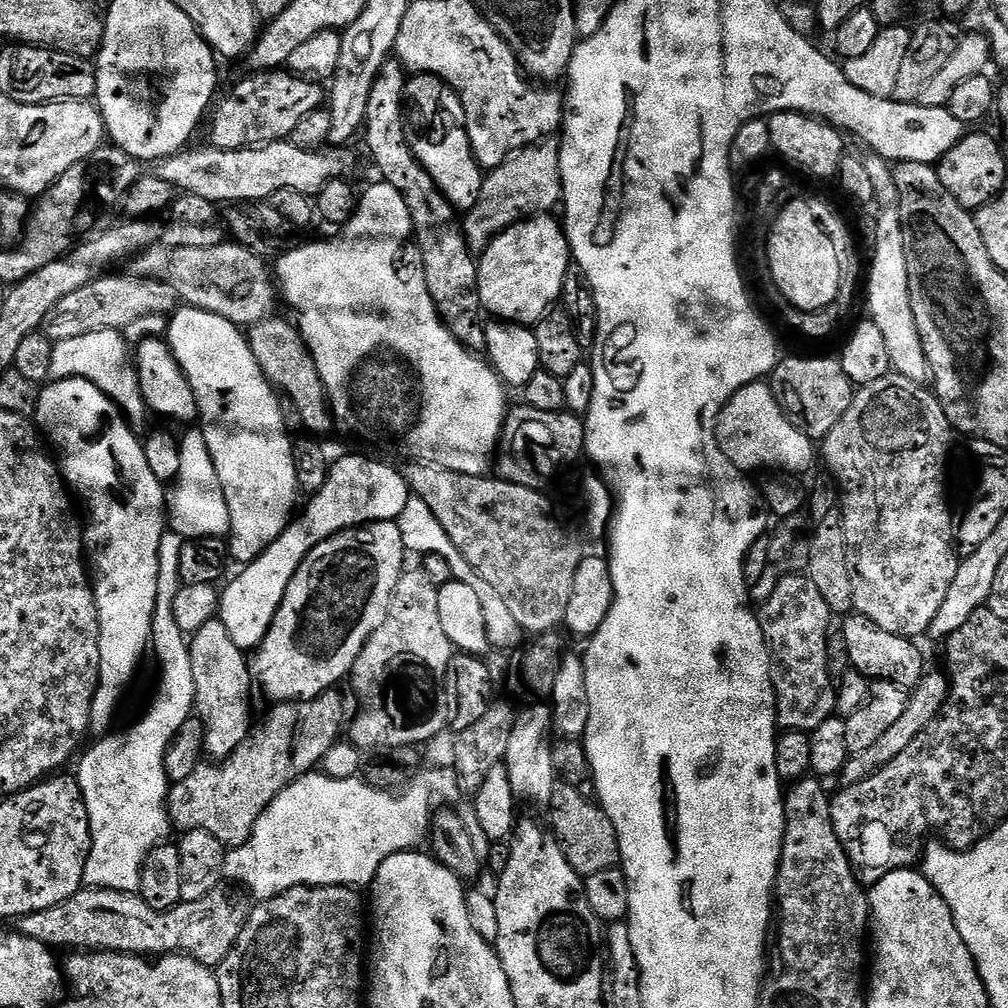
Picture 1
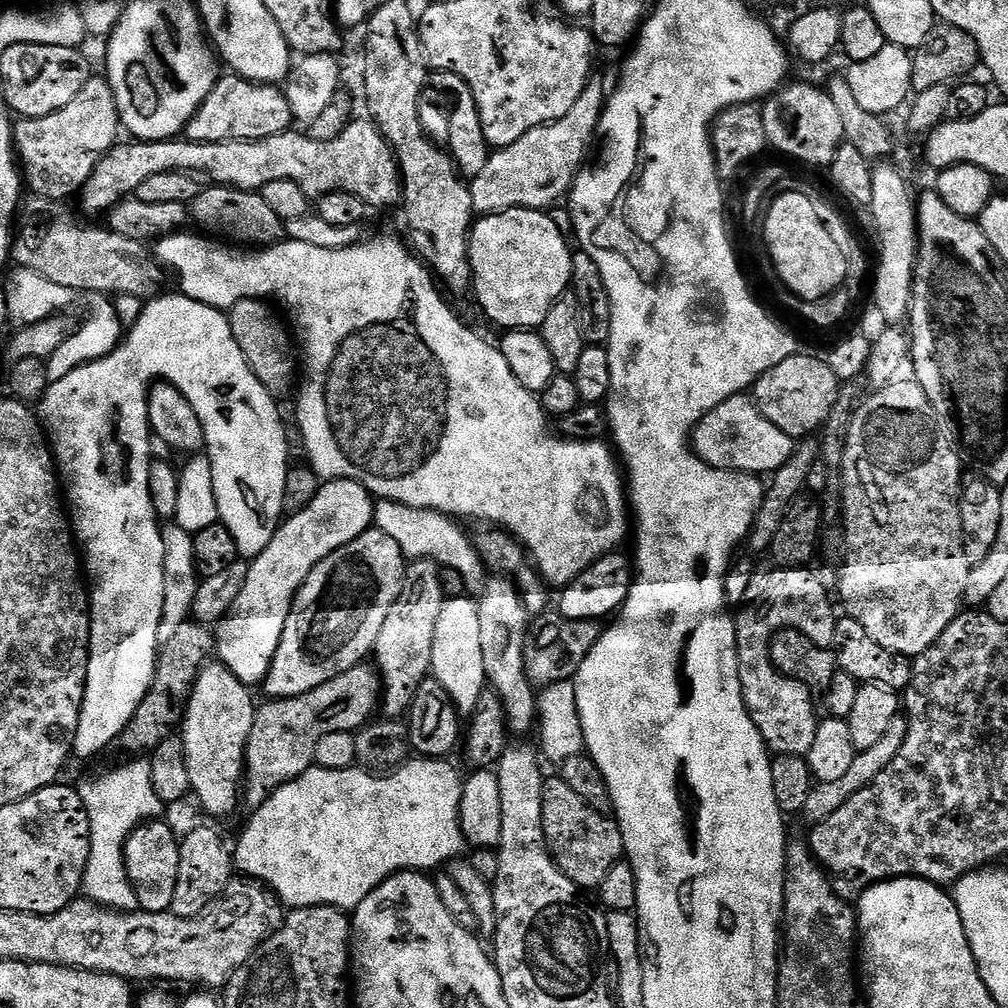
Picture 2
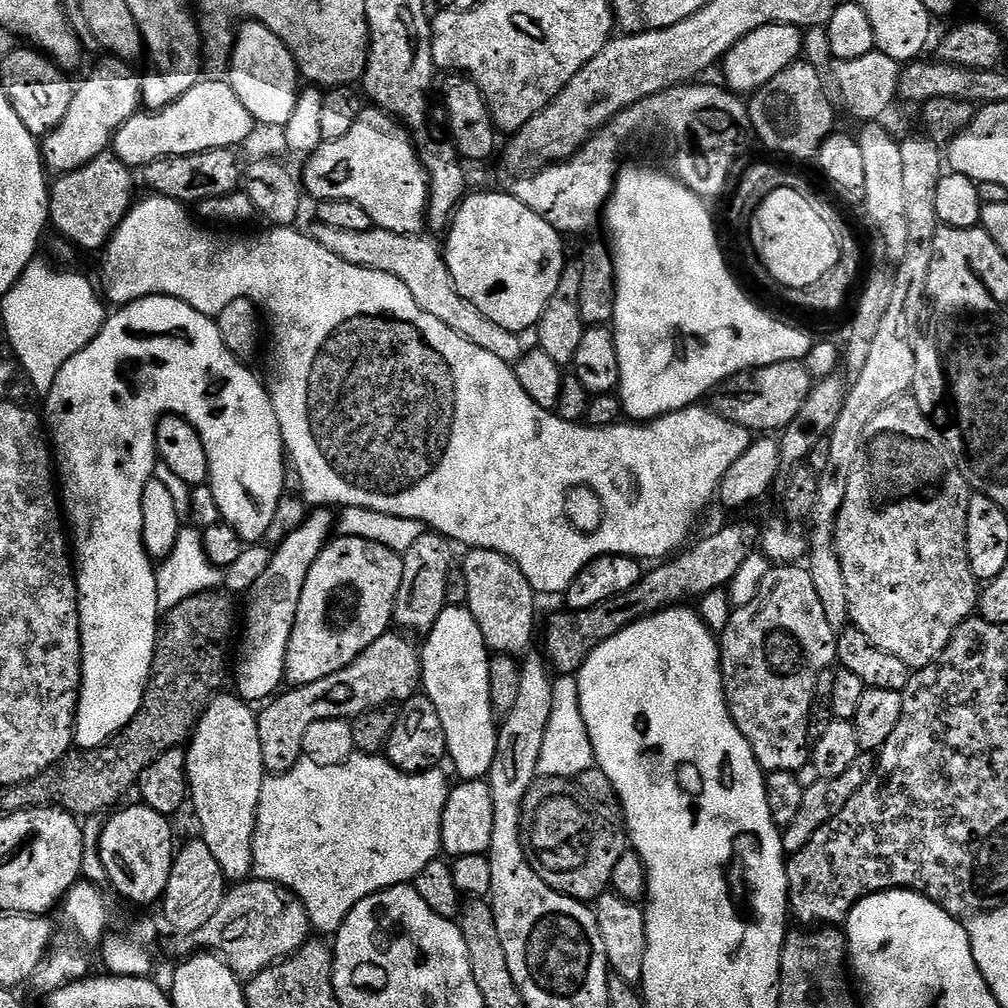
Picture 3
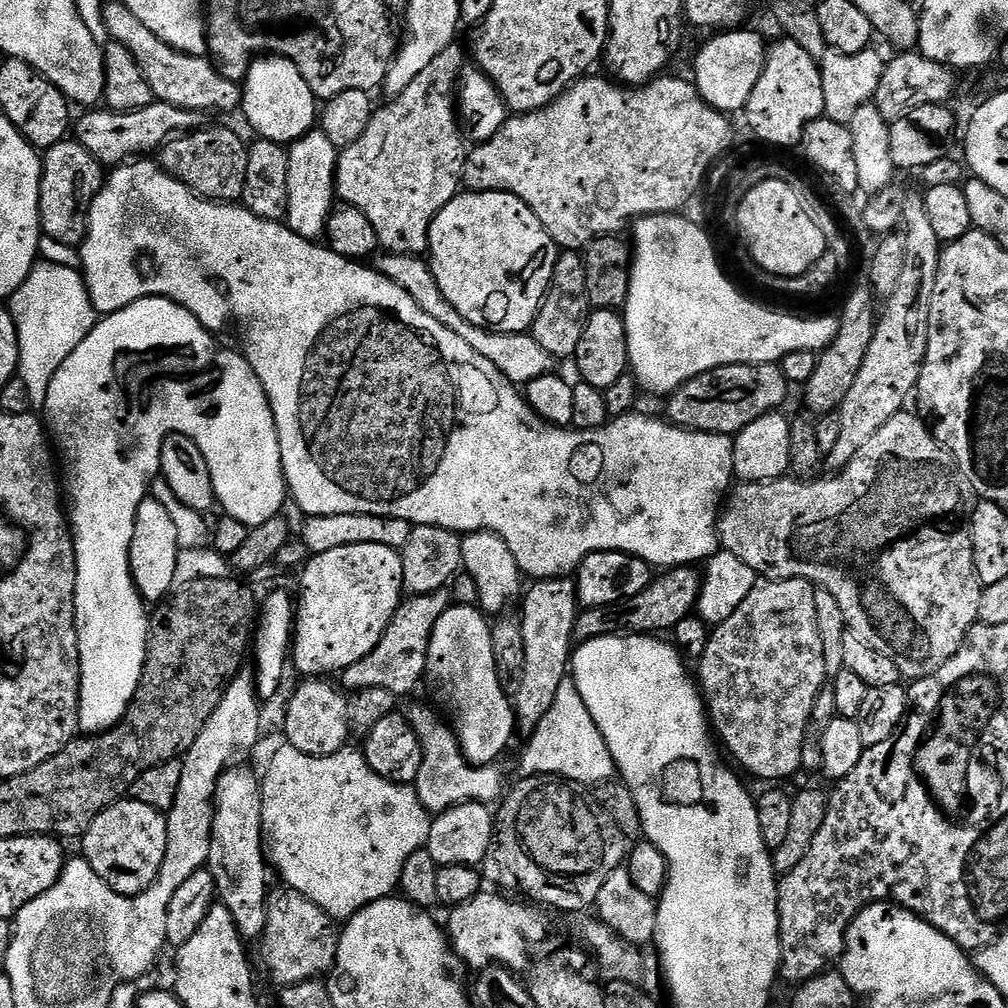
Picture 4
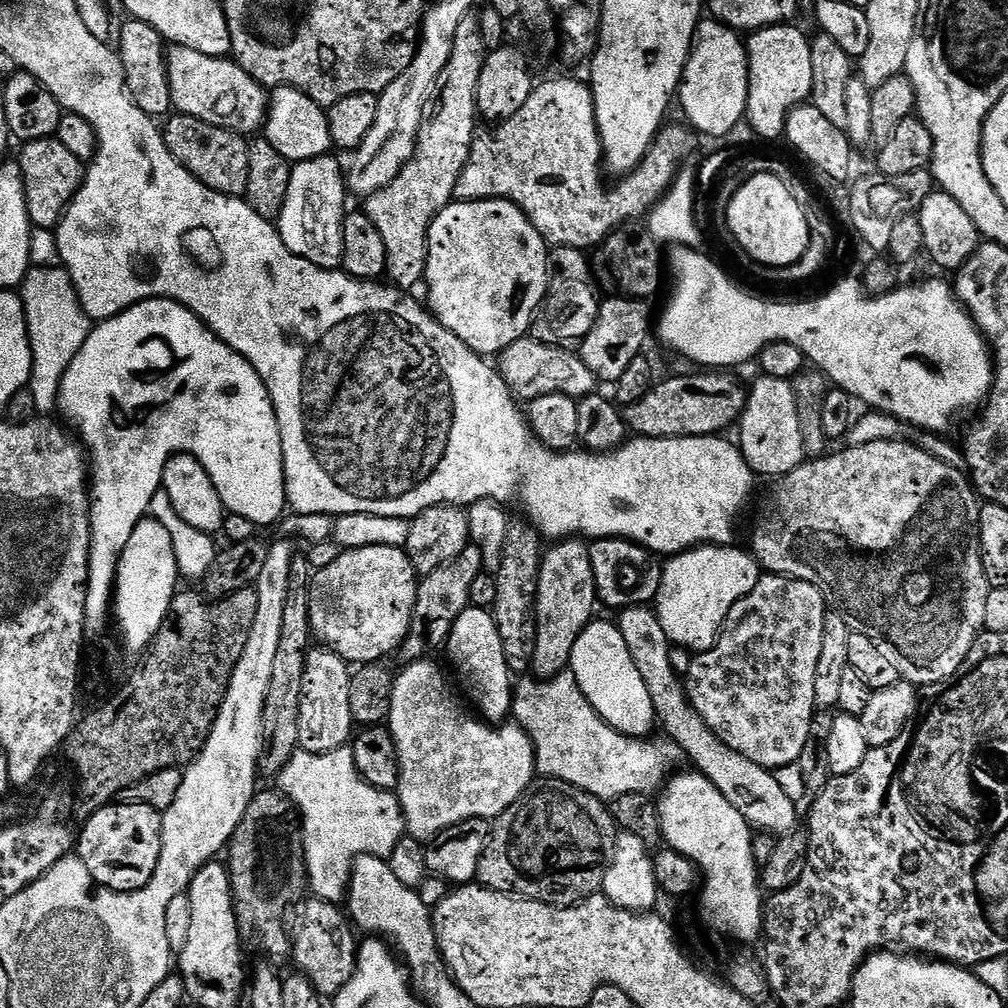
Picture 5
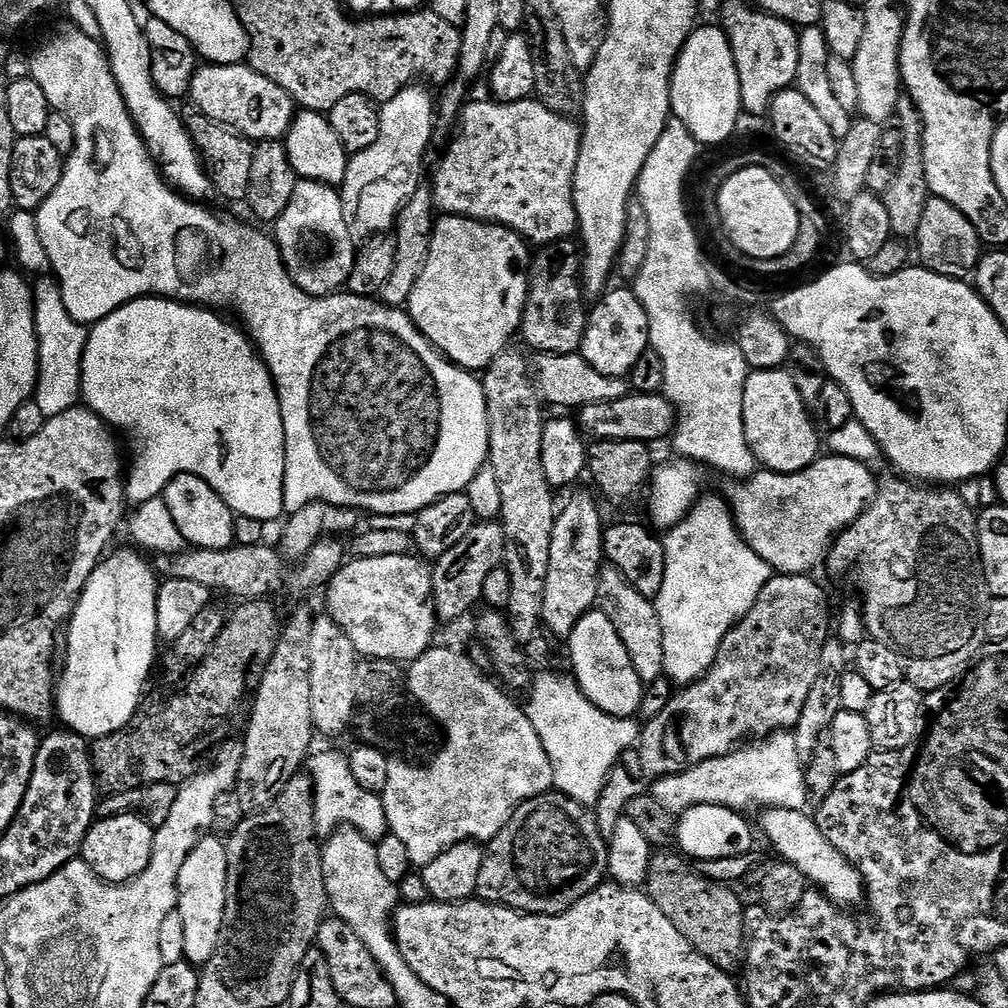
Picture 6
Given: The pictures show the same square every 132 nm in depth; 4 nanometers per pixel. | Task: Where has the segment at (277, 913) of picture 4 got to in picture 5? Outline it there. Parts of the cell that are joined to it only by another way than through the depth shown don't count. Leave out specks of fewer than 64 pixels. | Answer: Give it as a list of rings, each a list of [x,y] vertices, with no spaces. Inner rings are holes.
[[[305,899],[304,917],[300,929],[295,929],[291,959],[296,960],[295,971],[315,986],[324,998],[335,998],[356,973],[357,945],[352,945],[353,925],[349,917],[329,900]]]

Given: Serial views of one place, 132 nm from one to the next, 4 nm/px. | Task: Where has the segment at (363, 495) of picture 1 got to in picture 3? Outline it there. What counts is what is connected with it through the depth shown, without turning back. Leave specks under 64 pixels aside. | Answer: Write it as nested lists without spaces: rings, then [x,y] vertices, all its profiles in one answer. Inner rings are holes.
[[[324,506],[309,511],[302,526],[298,526],[298,530],[290,534],[290,538],[275,545],[270,566],[266,567],[266,572],[254,582],[251,591],[247,593],[248,629],[244,632],[240,665],[237,668],[235,665],[234,668],[235,691],[241,700],[271,701],[285,683],[286,654],[294,618],[298,614],[298,602],[302,598],[302,586],[306,582],[306,574],[310,574],[310,566],[314,566],[318,554],[329,543],[332,530],[334,532],[334,516],[328,512],[331,511]]]

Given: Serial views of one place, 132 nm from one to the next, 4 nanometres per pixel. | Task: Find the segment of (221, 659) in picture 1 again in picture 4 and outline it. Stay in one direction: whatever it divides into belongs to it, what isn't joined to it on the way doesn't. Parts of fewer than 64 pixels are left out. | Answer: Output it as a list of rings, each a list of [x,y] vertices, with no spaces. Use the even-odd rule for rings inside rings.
[[[232,766],[225,771],[224,775],[221,776],[220,782],[216,787],[216,803],[214,805],[214,811],[212,813],[212,841],[210,842],[210,854],[208,855],[208,862],[206,865],[207,871],[211,872],[213,878],[216,879],[216,895],[219,903],[226,906],[226,910],[230,910],[232,915],[232,921],[236,923],[236,929],[241,934],[241,937],[245,941],[251,942],[251,940],[259,941],[264,935],[264,927],[266,926],[266,918],[268,917],[268,893],[270,891],[270,883],[268,884],[268,868],[270,872],[270,864],[266,859],[266,840],[262,835],[262,829],[264,823],[262,822],[262,794],[260,793],[262,784],[248,768],[236,768]]]

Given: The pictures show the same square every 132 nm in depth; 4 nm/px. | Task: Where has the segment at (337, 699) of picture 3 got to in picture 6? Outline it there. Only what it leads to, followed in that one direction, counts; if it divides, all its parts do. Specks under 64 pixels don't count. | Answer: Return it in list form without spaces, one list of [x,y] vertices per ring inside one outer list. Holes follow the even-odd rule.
[[[499,522],[473,524],[458,546],[450,546],[450,550],[431,565],[432,609],[436,612],[437,621],[460,620],[475,604],[479,605],[484,580],[490,575],[490,570],[501,567],[503,563],[504,527]]]

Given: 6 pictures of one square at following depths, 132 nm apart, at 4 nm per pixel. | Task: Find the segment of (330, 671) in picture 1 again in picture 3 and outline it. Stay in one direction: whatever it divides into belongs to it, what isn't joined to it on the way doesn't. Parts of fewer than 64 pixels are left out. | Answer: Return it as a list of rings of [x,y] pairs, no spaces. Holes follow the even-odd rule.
[[[341,535],[336,539],[325,544],[322,551],[318,554],[314,566],[310,566],[310,574],[306,574],[306,582],[302,586],[302,598],[298,602],[298,614],[294,618],[294,626],[292,627],[290,642],[288,643],[288,653],[286,654],[286,666],[284,667],[284,674],[287,683],[292,686],[318,682],[322,678],[330,678],[330,674],[338,674],[338,670],[350,666],[350,662],[354,662],[358,659],[375,640],[382,638],[385,632],[389,631],[390,625],[394,620],[396,595],[402,586],[402,574],[404,573],[404,561],[401,553],[388,549],[386,546],[380,545],[378,542],[368,541],[366,538]]]

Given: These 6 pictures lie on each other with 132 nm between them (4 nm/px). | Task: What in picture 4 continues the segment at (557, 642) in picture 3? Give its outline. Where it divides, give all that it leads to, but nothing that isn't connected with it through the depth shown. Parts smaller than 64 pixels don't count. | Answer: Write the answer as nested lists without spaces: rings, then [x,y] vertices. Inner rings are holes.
[[[692,566],[669,568],[651,580],[642,594],[634,594],[634,598],[623,600],[620,604],[584,608],[576,617],[575,639],[583,642],[617,634],[671,633],[683,619],[691,617],[697,611],[702,576],[696,571]]]

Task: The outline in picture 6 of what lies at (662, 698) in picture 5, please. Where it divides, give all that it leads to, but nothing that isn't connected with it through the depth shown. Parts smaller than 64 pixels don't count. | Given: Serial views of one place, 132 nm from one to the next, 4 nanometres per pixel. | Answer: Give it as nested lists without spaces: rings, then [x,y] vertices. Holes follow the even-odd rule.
[[[604,566],[600,569],[598,578],[598,594],[596,608],[606,618],[610,618],[610,626],[622,638],[622,646],[626,646],[626,654],[630,654],[630,662],[634,662],[634,670],[638,670],[638,678],[645,685],[664,676],[664,651],[662,650],[662,622],[658,618],[658,610],[653,601],[647,600],[617,568]],[[766,808],[759,816],[760,828],[764,831],[765,838],[772,843],[773,850],[780,855],[777,857],[785,864],[798,866],[798,870],[809,885],[823,892],[837,906],[865,903],[864,880],[856,873],[856,867],[845,856],[838,854],[834,846],[830,846],[815,819],[807,811]]]

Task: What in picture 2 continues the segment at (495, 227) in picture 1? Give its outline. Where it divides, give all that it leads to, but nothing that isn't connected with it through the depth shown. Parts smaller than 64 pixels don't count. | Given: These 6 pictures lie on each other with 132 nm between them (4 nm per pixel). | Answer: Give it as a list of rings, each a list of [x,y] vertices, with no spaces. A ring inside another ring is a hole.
[[[596,78],[589,79],[588,85],[584,87],[584,93],[570,106],[567,114],[562,114],[552,124],[543,124],[518,138],[505,148],[497,148],[491,153],[481,172],[471,177],[470,187],[472,190],[472,210],[476,214],[487,214],[490,212],[505,212],[511,208],[535,208],[537,210],[551,209],[555,200],[560,200],[569,195],[572,183],[576,181],[576,173],[580,171],[585,163],[584,155],[588,152],[588,143],[592,136],[597,135],[600,126],[600,116],[604,112],[606,103],[606,91]]]

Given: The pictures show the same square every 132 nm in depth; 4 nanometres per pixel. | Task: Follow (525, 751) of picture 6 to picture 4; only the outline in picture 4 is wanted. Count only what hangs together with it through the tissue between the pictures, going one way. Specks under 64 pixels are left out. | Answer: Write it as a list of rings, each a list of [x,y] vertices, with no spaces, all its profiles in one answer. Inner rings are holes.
[[[416,708],[410,712],[412,728],[422,746],[422,770],[418,770],[414,787],[424,809],[430,814],[439,814],[459,804],[491,805],[492,800],[499,801],[505,791],[499,767],[471,764],[460,749],[455,732],[443,719],[436,717],[437,709],[432,708]]]

